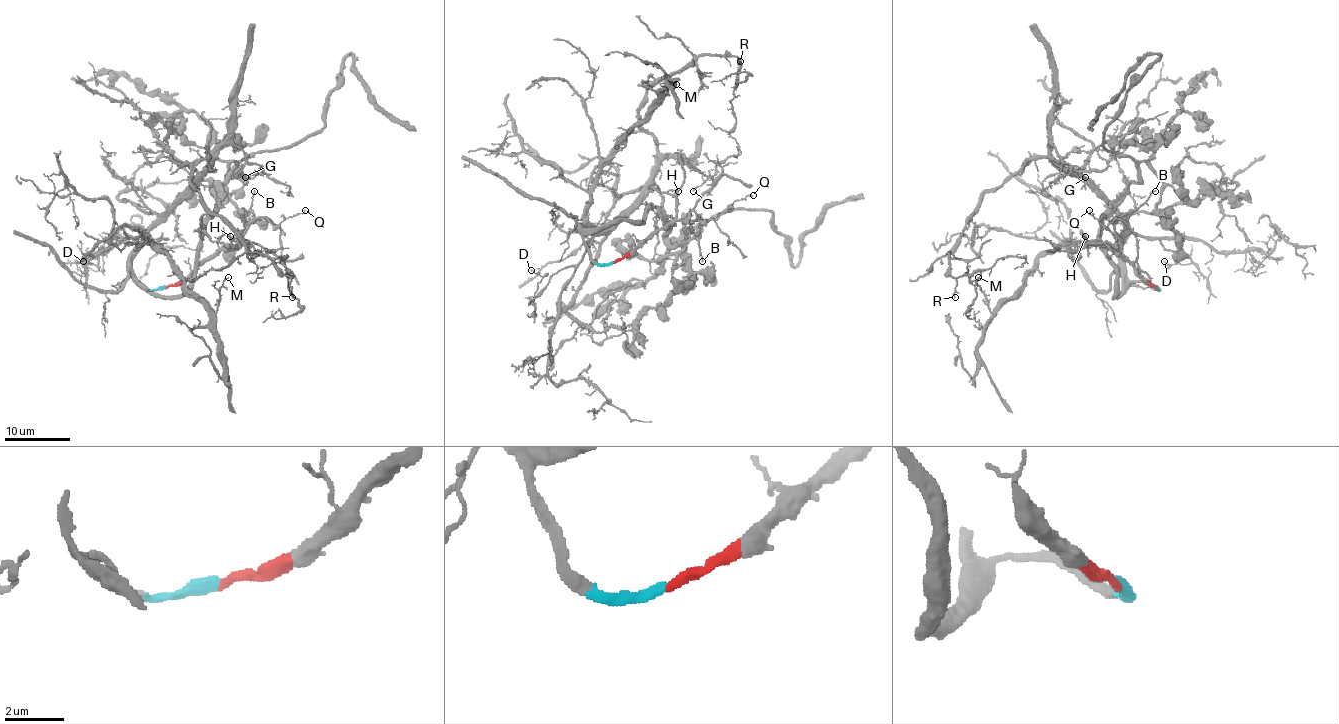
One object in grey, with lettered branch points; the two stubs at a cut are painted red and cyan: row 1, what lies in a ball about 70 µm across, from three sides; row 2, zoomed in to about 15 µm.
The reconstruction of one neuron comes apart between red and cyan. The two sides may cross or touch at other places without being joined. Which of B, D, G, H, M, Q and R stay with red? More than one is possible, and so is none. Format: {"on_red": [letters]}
{"on_red": ["B", "H", "Q"]}

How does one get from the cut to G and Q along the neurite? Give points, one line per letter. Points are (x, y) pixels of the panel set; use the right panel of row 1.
G: (1156, 287), (1157, 291), (1126, 276), (1121, 251), (1123, 218), (1052, 156), (1052, 144), (1077, 177), (1085, 177)
Q: (1156, 287), (1115, 248), (1115, 218), (1105, 226), (1090, 210)

